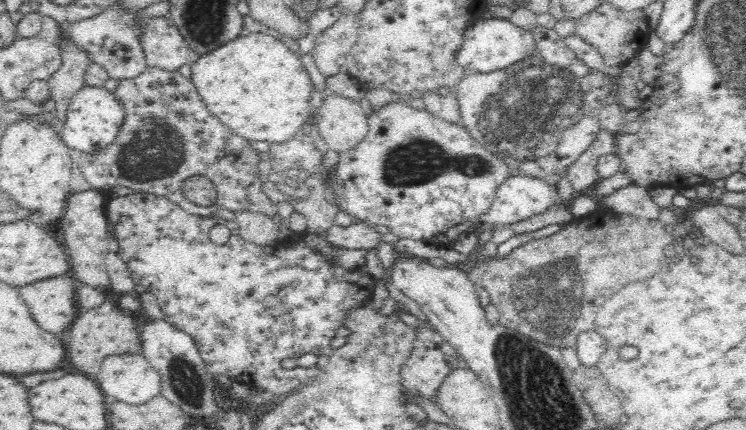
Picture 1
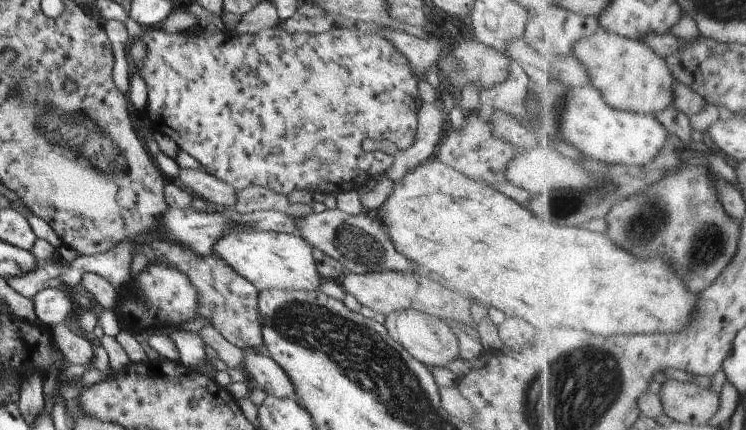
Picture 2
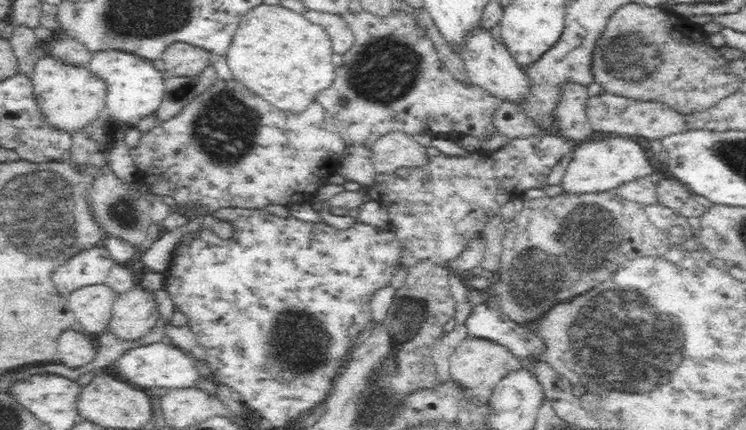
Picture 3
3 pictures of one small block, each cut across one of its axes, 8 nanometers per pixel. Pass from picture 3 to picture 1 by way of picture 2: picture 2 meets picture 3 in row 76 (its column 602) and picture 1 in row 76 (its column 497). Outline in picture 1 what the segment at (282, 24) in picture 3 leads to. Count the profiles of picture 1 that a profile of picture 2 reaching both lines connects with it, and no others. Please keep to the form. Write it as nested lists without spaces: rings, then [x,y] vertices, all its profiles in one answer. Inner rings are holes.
[[[252,32],[192,59],[191,81],[208,110],[234,134],[256,142],[286,142],[310,114],[312,82],[300,58],[280,39]]]

